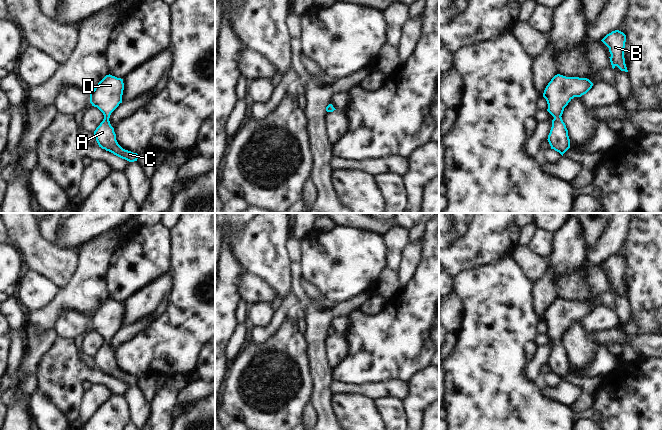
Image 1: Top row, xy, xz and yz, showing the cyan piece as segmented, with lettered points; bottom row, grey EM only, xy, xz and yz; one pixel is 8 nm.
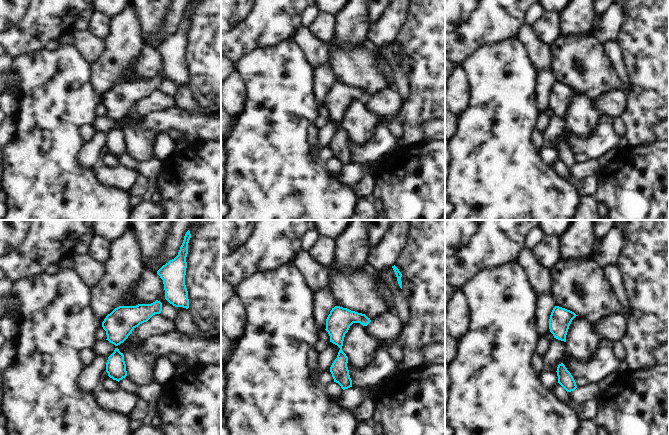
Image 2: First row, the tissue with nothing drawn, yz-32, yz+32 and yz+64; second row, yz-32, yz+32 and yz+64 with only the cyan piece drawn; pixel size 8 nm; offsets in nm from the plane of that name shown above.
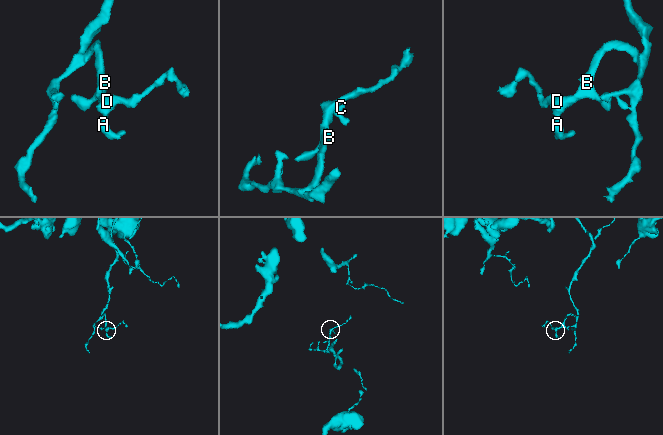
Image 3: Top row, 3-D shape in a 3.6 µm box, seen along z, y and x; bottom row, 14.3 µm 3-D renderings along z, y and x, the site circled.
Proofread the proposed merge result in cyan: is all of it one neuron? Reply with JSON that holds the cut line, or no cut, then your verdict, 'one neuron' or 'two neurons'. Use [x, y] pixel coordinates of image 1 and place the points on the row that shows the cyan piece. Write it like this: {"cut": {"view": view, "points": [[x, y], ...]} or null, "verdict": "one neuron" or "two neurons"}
{"cut": null, "verdict": "one neuron"}

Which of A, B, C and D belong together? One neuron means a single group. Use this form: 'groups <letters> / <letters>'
groups A B C D

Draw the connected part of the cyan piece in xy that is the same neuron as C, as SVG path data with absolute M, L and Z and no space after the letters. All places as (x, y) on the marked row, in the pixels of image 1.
M109 74L90 93L90 103L104 115L104 119L94 131L94 135L99 147L122 159L134 162L137 161L138 154L125 150L118 144L114 128L109 121L111 113L122 103L123 90L123 79Z

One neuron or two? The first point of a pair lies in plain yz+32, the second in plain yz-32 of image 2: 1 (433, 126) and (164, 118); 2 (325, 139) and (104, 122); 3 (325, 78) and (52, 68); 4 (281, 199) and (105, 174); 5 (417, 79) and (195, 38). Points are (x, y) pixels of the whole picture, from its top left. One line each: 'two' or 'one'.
1: one
2: two
3: two
4: two
5: one

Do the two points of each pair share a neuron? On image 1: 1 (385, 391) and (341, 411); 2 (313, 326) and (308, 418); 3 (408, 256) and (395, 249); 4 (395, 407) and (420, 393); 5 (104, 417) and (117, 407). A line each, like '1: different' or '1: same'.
1: different
2: different
3: different
4: different
5: same

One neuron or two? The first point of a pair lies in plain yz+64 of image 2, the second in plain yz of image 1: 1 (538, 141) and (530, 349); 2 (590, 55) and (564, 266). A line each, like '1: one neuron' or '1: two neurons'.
1: one neuron
2: two neurons

